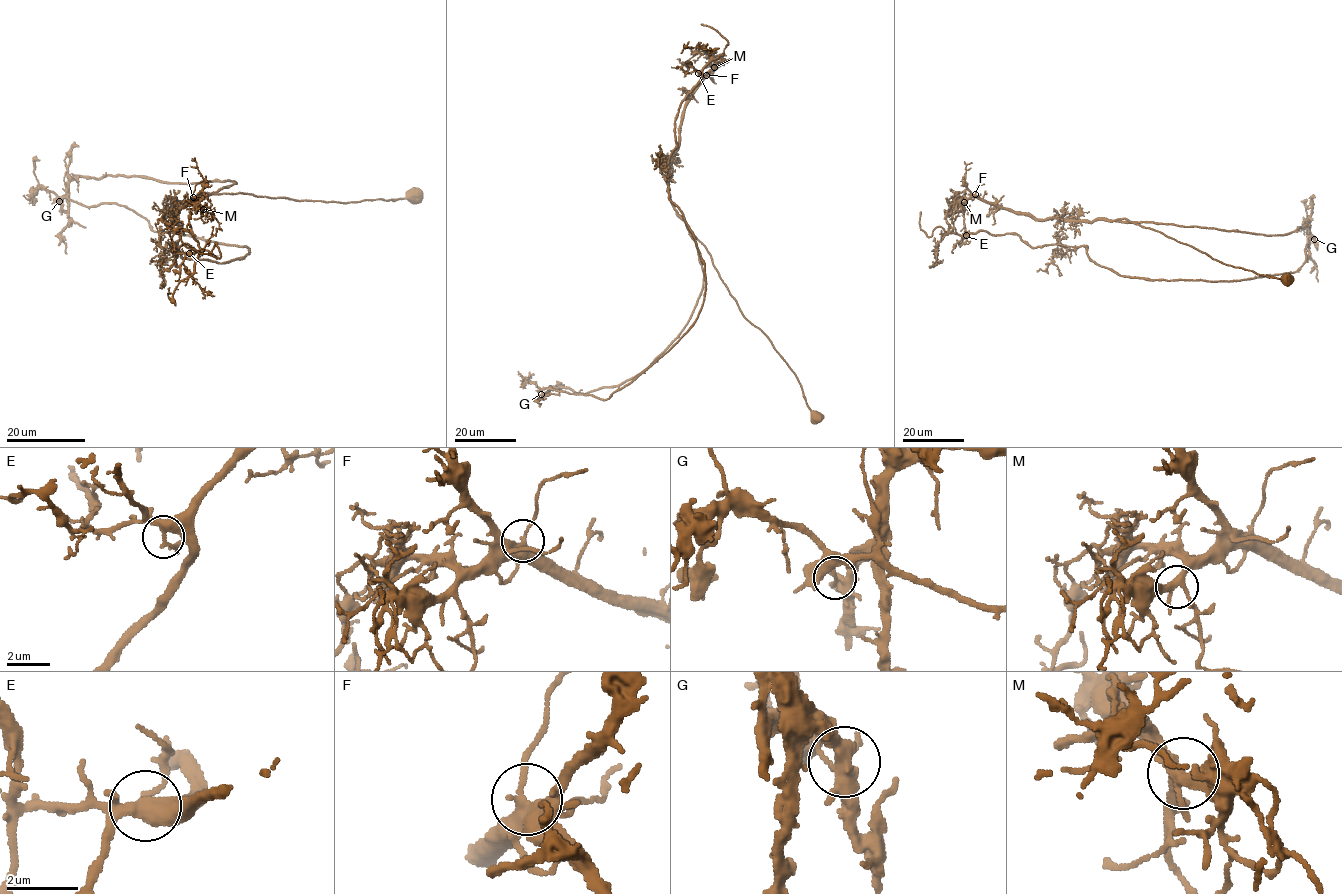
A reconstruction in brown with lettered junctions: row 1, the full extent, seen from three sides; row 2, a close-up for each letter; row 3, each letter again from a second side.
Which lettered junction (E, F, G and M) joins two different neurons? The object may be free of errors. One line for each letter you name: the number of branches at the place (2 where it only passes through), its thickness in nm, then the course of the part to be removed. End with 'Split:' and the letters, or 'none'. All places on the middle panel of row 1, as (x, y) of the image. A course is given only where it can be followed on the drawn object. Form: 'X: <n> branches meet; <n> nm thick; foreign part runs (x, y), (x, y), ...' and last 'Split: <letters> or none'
G: 4 branches meet; 320 nm thick; foreign part runs (541, 394), (606, 400), (697, 316), (705, 264), (669, 198), (666, 171), (680, 104), (728, 44), (701, 24)
Split: G

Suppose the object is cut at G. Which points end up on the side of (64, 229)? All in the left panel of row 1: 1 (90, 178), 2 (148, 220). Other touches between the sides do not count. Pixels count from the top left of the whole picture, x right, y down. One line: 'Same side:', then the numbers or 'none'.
Same side: 1

